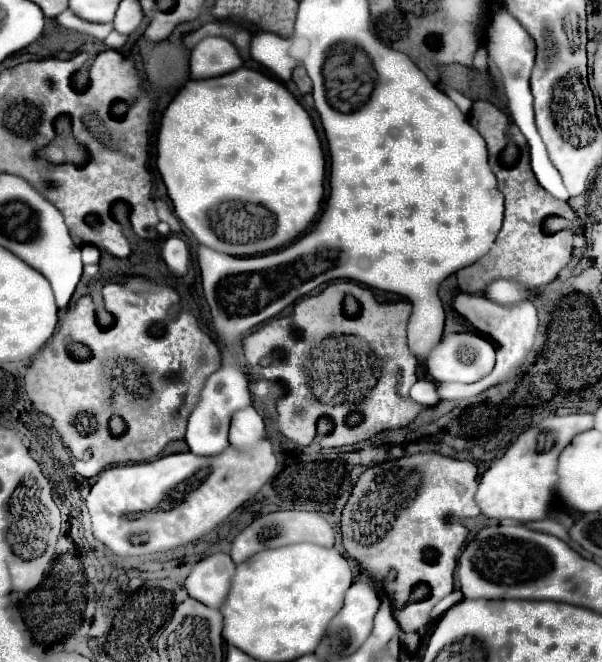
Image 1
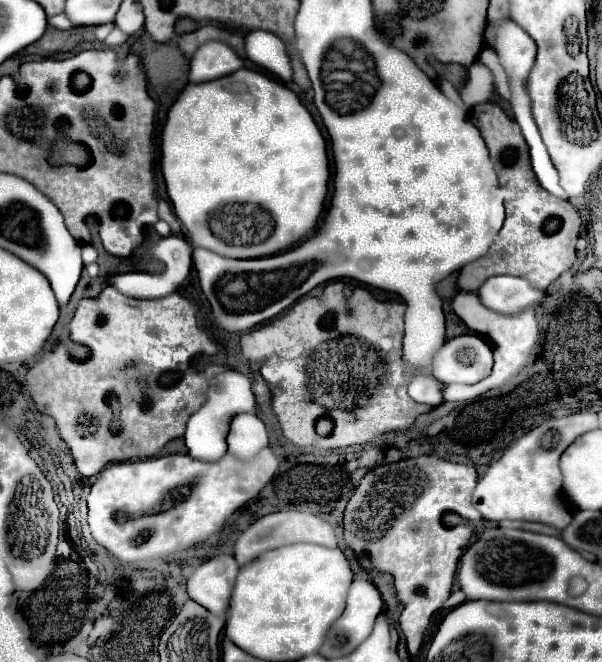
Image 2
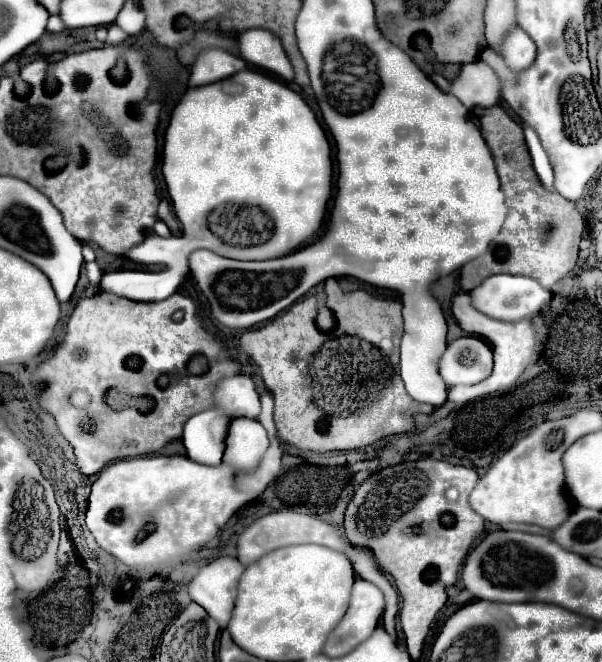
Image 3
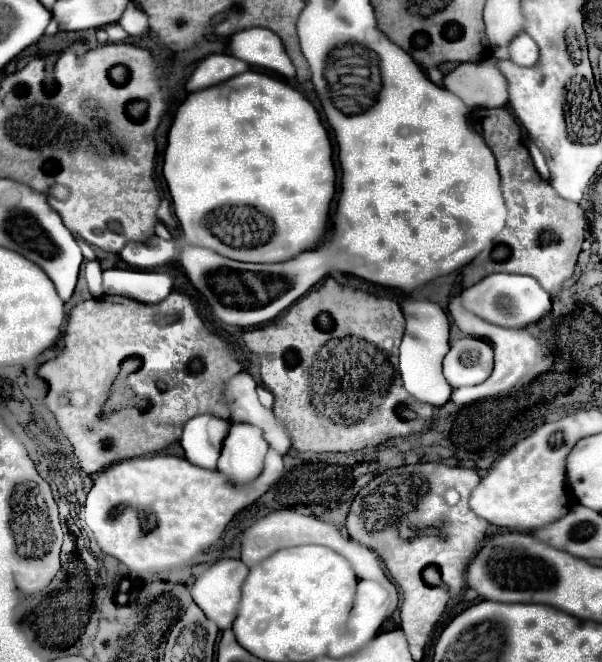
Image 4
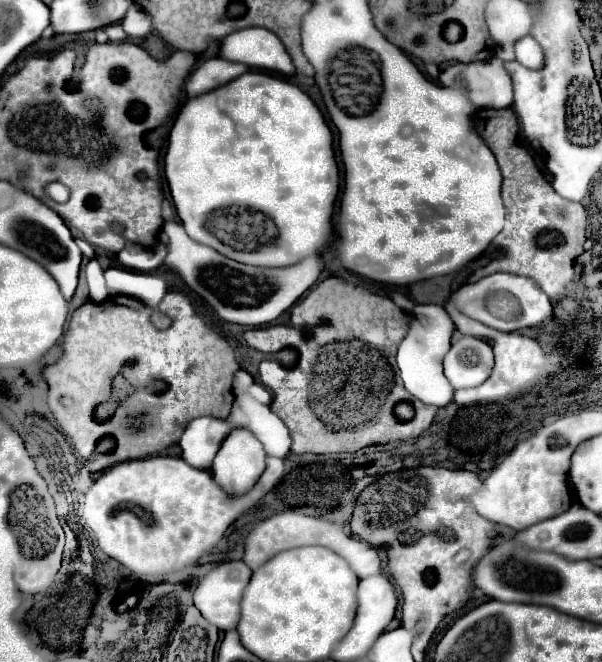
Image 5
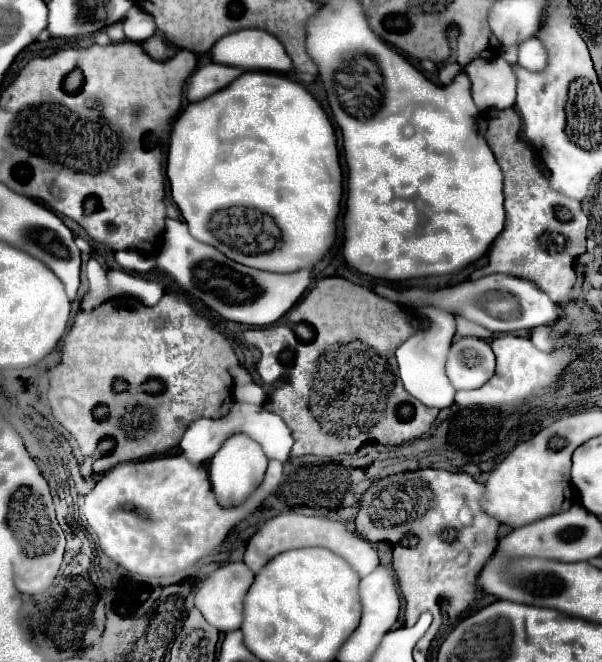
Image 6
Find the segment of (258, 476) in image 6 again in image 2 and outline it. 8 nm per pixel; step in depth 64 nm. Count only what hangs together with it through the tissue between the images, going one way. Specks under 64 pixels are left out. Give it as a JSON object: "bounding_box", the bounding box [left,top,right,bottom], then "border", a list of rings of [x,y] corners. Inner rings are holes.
{"bounding_box":[228,412,268,460],"border":[[[242,412],[234,416],[228,434],[228,452],[240,456],[242,460],[250,460],[250,456],[256,456],[256,452],[260,452],[264,446],[268,446],[264,422],[254,412]]]}

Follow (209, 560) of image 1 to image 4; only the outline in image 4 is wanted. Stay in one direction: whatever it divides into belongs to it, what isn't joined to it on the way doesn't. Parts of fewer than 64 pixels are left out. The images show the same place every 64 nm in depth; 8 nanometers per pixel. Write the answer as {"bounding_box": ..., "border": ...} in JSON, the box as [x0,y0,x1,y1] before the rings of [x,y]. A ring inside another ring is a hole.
{"bounding_box":[192,558,248,630],"border":[[[222,558],[202,572],[192,584],[192,600],[204,610],[204,614],[216,622],[220,630],[232,626],[236,608],[240,602],[240,584],[248,574],[248,566],[242,560]]]}

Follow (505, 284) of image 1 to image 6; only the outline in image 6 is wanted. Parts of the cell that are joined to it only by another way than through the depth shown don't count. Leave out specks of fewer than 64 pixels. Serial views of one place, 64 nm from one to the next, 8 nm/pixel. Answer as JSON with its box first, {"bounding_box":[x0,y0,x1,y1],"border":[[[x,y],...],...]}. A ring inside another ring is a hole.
{"bounding_box":[402,274,558,332],"border":[[[490,274],[476,282],[462,282],[430,294],[422,290],[404,290],[402,298],[416,306],[422,304],[422,298],[424,298],[424,306],[436,306],[450,314],[460,314],[492,332],[514,332],[524,328],[532,330],[536,326],[558,320],[558,306],[534,282],[520,280],[508,274]],[[504,288],[506,288],[506,298],[504,298]],[[488,296],[490,296],[490,304],[488,304]]]}

